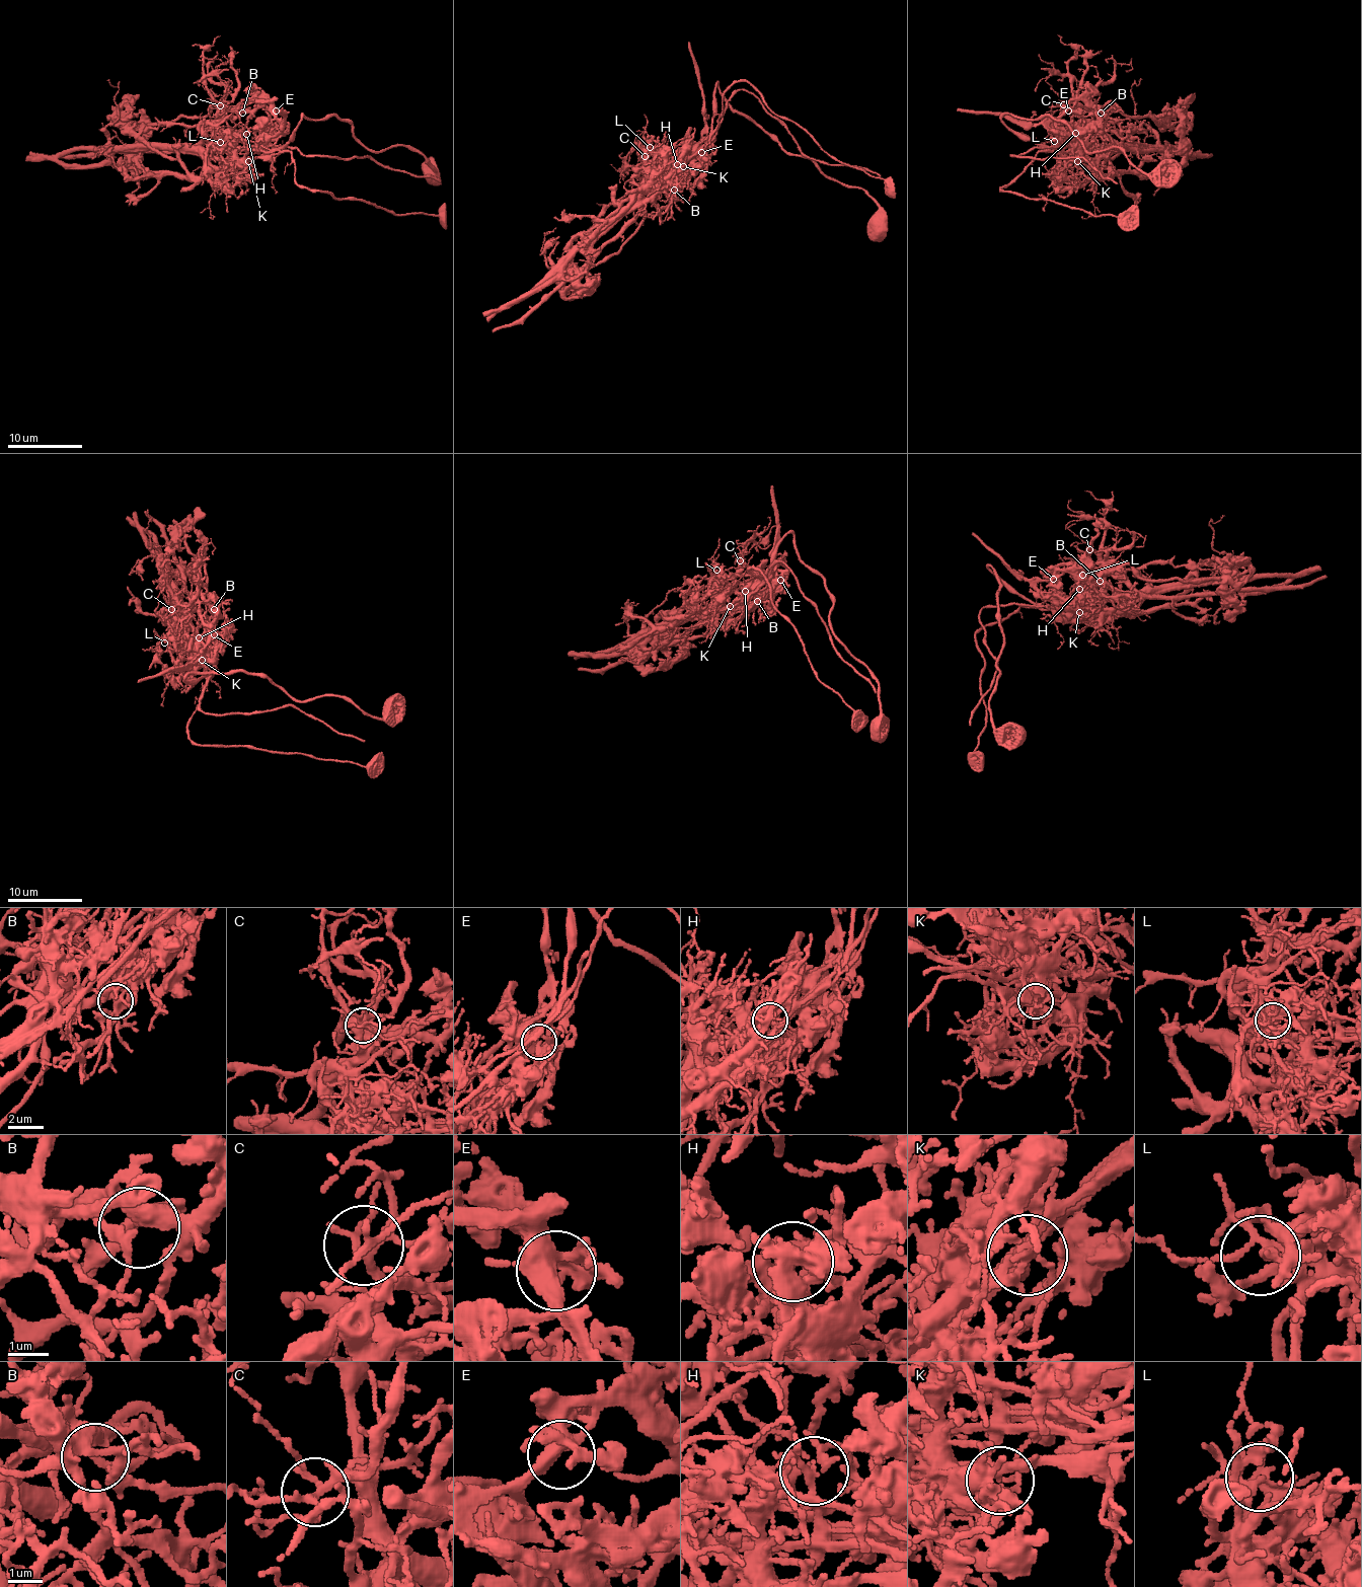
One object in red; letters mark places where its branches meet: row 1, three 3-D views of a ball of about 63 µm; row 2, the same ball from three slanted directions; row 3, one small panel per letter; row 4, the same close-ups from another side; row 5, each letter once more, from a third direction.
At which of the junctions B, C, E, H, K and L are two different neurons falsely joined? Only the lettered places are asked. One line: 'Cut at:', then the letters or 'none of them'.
Cut at: H, K, L

